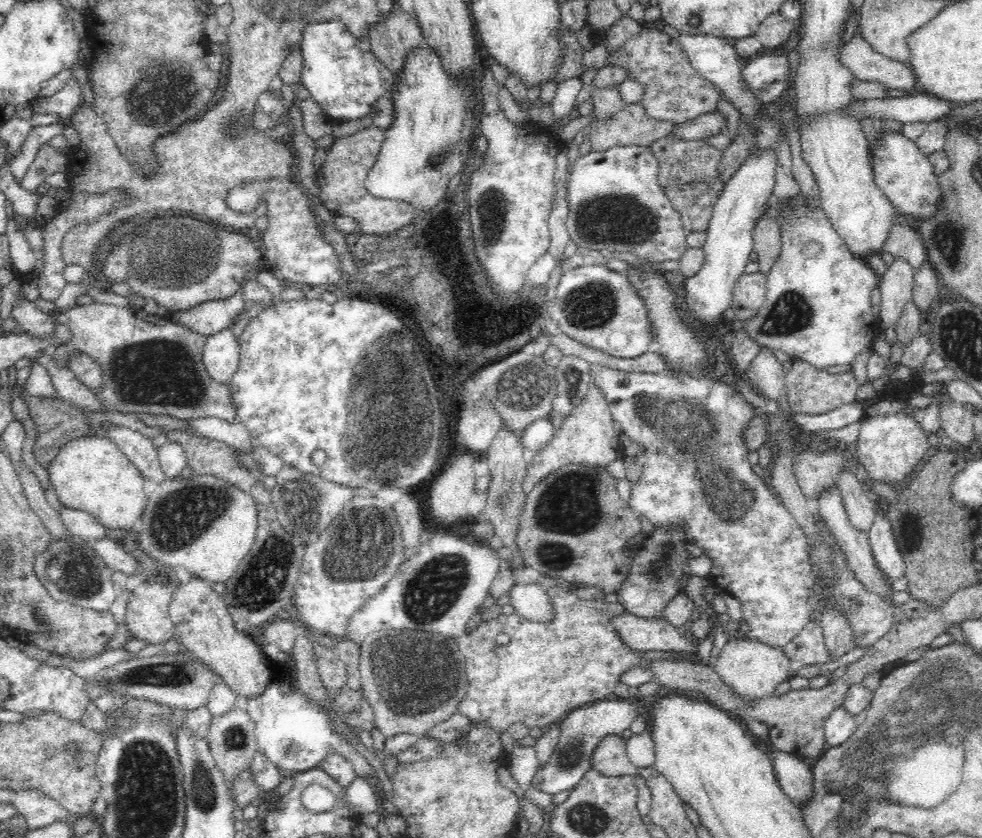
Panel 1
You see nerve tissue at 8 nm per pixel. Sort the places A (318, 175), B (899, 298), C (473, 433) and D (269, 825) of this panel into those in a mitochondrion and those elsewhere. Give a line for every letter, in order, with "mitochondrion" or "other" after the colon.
A: other
B: other
C: other
D: other

